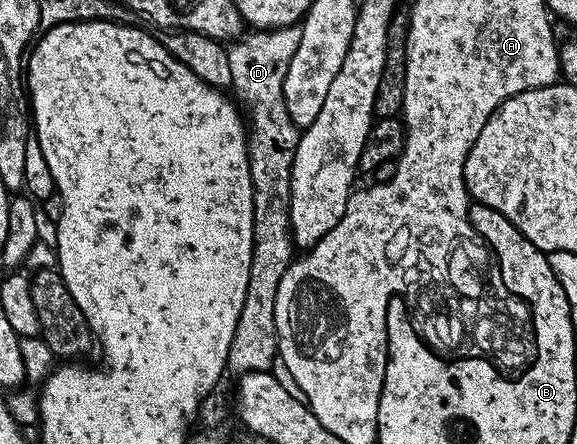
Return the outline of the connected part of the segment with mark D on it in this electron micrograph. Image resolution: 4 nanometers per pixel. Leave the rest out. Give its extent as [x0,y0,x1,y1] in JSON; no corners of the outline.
[226,24,301,374]

